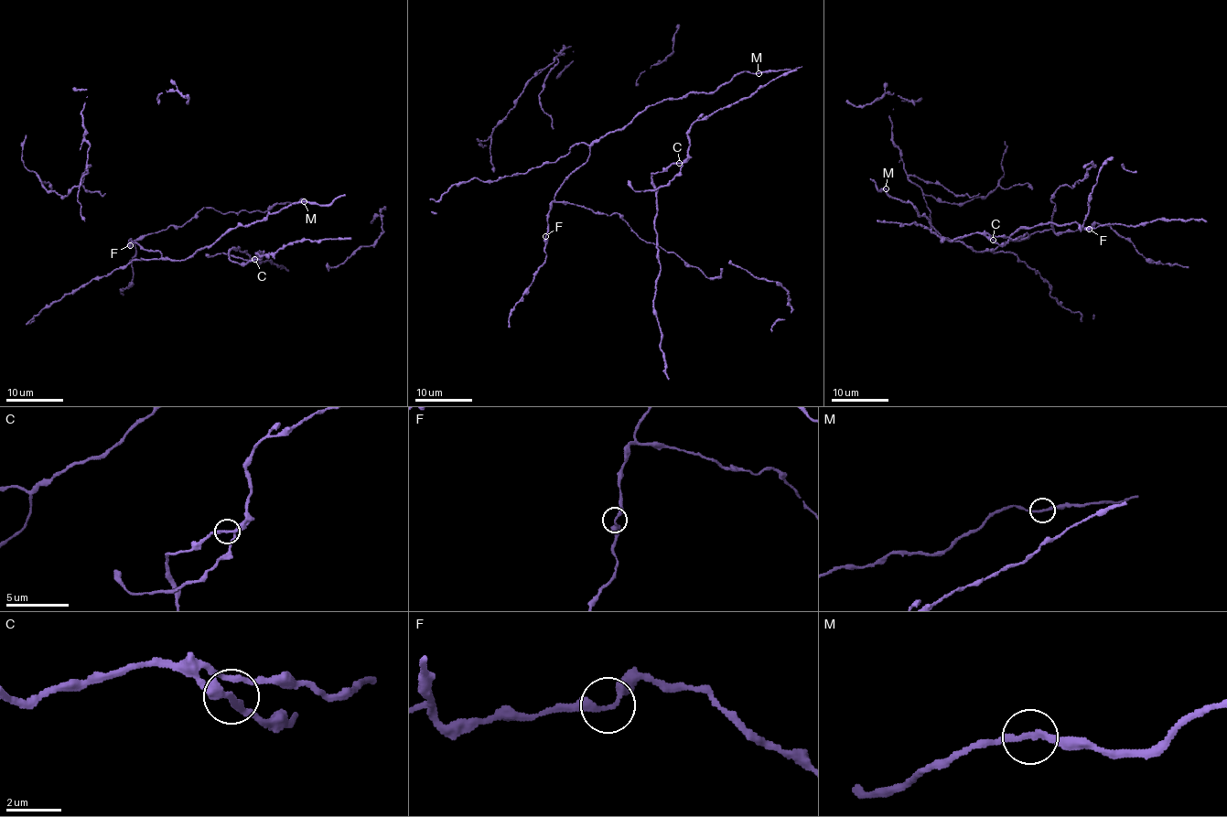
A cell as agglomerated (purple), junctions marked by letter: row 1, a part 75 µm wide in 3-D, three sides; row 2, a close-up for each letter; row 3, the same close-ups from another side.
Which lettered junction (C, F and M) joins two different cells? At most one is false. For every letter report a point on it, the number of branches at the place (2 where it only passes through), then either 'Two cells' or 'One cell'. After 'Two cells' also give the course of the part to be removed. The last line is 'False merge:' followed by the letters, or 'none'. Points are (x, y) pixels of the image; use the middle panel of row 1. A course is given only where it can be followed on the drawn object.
C: Place: (679, 163). Branches: 2. One cell
F: Place: (545, 236). Branches: 2. One cell
M: Place: (758, 73). Branches: 2. One cell
False merge: none

